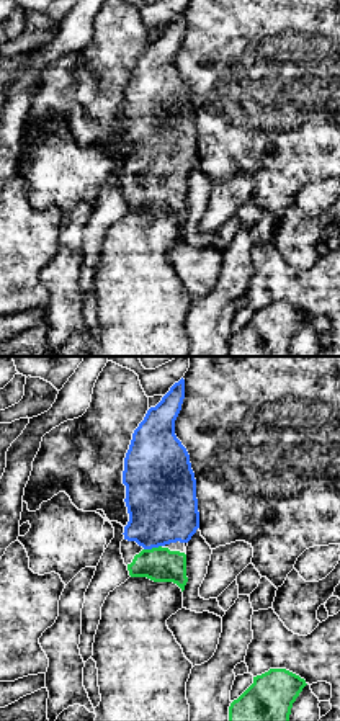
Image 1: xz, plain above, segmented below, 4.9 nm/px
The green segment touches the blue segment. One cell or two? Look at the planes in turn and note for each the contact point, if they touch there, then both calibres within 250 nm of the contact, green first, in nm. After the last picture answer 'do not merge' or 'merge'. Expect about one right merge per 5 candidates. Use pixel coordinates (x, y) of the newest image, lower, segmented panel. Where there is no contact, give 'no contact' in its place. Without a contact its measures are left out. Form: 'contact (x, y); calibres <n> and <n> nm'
contact (152, 548); calibres 170 and 340 nm

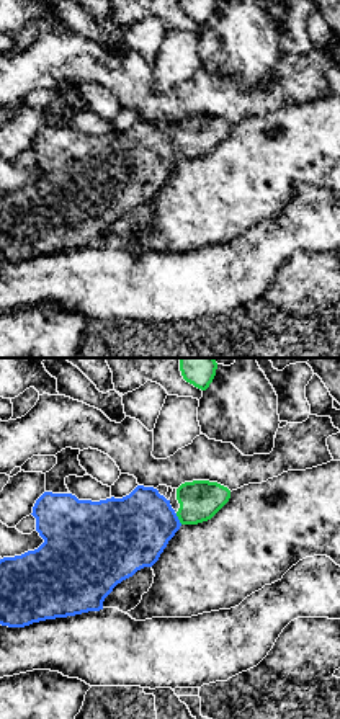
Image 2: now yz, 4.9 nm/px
contact (178, 518); calibres 200 and 360 nm

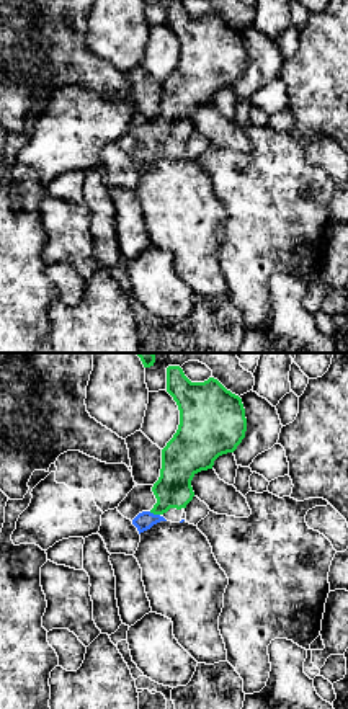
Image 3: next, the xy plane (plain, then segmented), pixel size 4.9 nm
contact (154, 513); calibres 180 and 90 nm

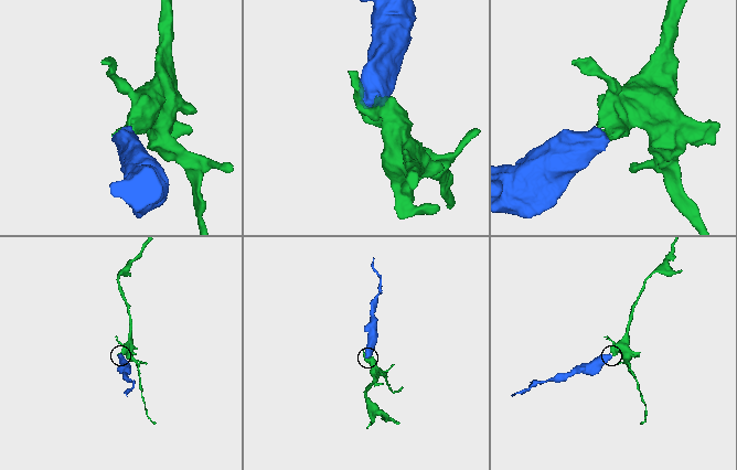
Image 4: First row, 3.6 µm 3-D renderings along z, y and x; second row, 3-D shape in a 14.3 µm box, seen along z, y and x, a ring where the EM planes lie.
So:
merge

